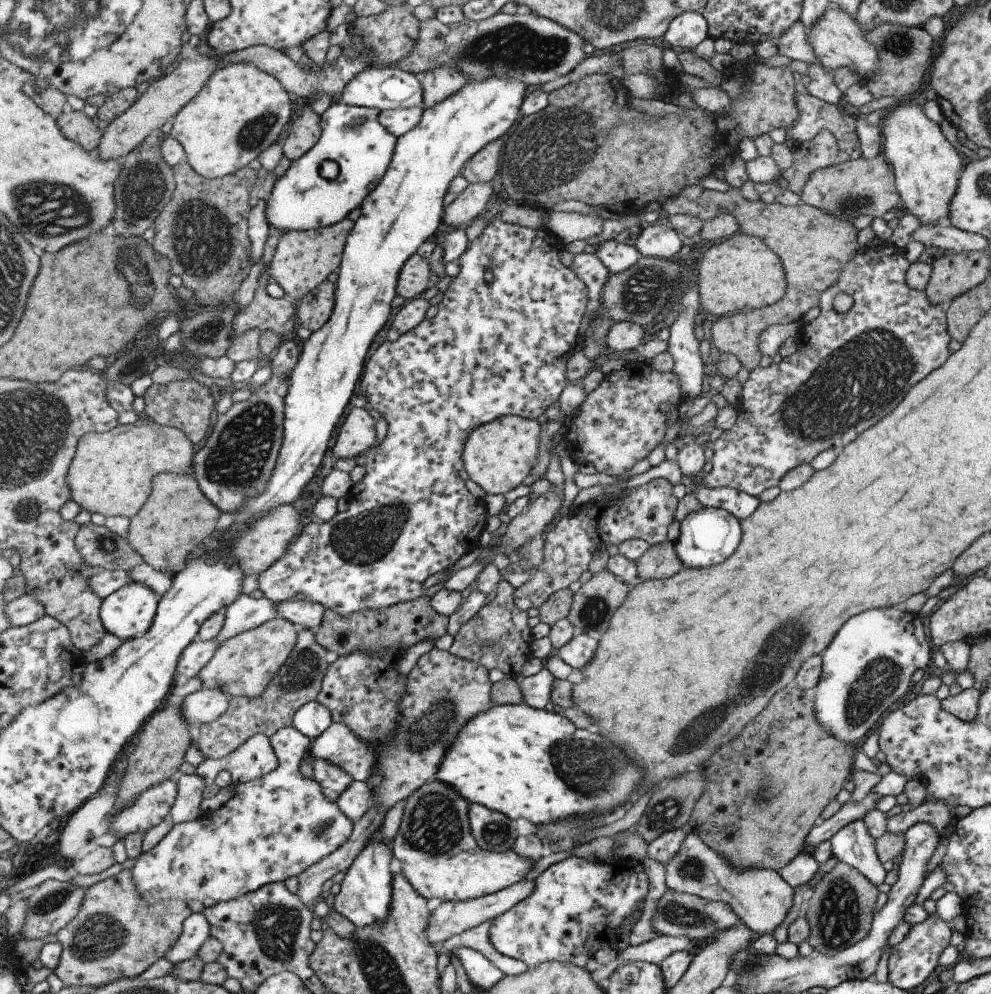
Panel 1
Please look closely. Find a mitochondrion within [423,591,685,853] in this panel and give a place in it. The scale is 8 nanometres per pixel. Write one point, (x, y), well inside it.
(583, 767)

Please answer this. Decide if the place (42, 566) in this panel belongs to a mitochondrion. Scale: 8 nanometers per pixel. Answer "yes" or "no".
no

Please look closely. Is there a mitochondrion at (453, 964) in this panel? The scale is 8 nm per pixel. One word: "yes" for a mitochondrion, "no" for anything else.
no

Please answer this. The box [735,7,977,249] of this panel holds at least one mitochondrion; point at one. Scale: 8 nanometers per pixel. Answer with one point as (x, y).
(895, 42)

